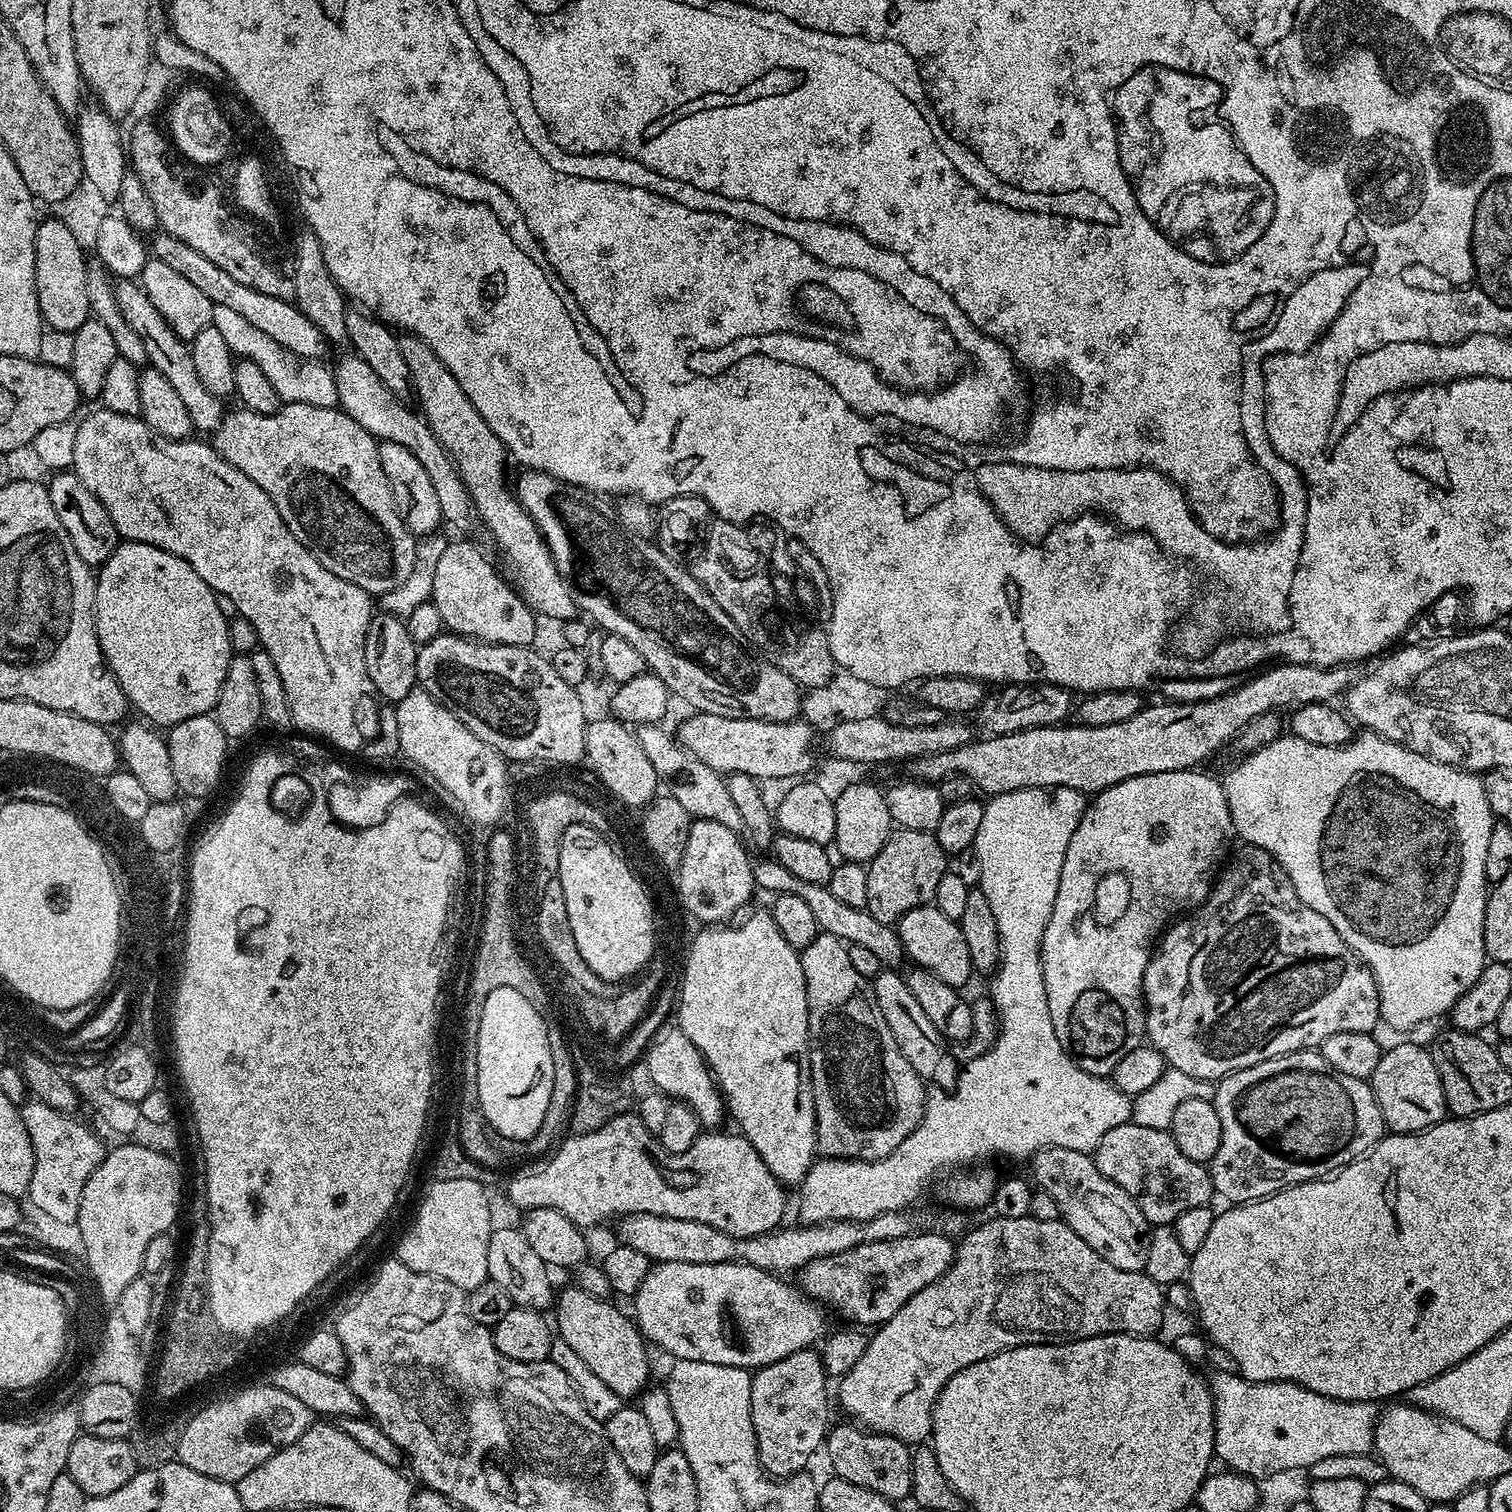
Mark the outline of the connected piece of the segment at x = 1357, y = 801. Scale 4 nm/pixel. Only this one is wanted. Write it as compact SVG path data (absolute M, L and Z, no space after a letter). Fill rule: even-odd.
M1364 730L1351 742L1339 744L1337 748L1334 746L1314 746L1314 742L1302 742L1302 738L1297 736L1281 734L1278 739L1266 746L1262 746L1257 752L1249 752L1243 758L1240 758L1240 761L1229 770L1228 777L1223 777L1222 783L1226 794L1226 802L1230 806L1230 818L1232 819L1235 835L1237 837L1240 835L1245 840L1243 842L1245 845L1261 848L1270 853L1282 866L1282 870L1286 870L1290 882L1294 882L1294 890L1298 890L1300 903L1310 906L1310 910L1318 910L1318 914L1322 914L1322 918L1326 918L1330 922L1330 926L1334 926L1334 930L1338 930L1338 934L1342 934L1344 941L1367 964L1378 986L1381 1021L1385 1025L1388 1023L1392 1028L1416 1028L1419 1024L1424 1024L1427 1020L1432 1020L1435 1016L1442 1015L1443 1012L1444 1015L1451 1013L1452 1007L1458 1002L1458 998L1462 998L1462 994L1466 994L1466 990L1470 990L1470 986L1474 986L1474 982L1478 982L1486 963L1484 955L1484 919L1486 918L1486 902L1490 891L1490 885L1486 878L1486 849L1488 849L1490 843L1490 830L1494 823L1494 817L1490 810L1490 802L1484 789L1483 779L1475 772L1463 772L1460 768L1451 768L1448 764L1431 760L1429 756L1423 756L1414 750L1410 750L1404 744L1396 744L1392 740L1385 740L1384 737L1377 736L1374 732Z

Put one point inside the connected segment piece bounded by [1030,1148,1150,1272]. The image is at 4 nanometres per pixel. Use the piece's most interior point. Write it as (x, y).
(1101, 1213)

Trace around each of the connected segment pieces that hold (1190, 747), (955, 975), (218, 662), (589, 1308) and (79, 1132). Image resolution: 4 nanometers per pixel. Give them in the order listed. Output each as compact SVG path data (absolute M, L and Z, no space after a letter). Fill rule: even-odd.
M1285 664L1265 667L1257 671L1245 684L1237 688L1229 687L1220 696L1209 700L1192 700L1188 704L1179 702L1149 703L1134 718L1126 718L1126 722L1114 722L1114 726L1082 726L1075 722L1065 723L1055 728L1031 728L1018 730L1005 736L988 736L980 740L973 739L971 744L963 744L960 748L946 750L929 756L919 756L911 765L911 775L925 782L939 782L947 776L964 776L973 789L988 792L989 797L1000 796L1003 792L1013 792L1023 788L1069 788L1085 794L1095 794L1114 786L1118 782L1126 782L1130 778L1138 778L1146 774L1159 772L1183 772L1195 769L1203 760L1208 760L1223 744L1231 745L1241 730L1251 720L1267 712L1287 709L1289 706L1301 704L1323 704L1335 701L1348 691L1354 679L1353 669L1348 666L1319 668L1313 664Z
M923 904L922 907L907 912L898 922L898 931L905 957L912 960L915 967L930 970L938 978L942 978L942 982L957 990L963 989L963 984L974 976L970 950L966 950L966 938L962 938L959 923L946 918L946 914L942 914L942 910L932 904Z
M133 540L120 542L117 543L116 549L110 554L108 561L99 565L98 575L96 576L96 637L100 643L104 660L114 674L114 678L124 692L129 705L135 711L137 708L145 716L141 716L145 721L151 722L156 726L161 726L160 724L171 726L182 722L186 718L194 718L195 716L211 713L215 709L216 699L222 690L222 682L226 678L226 670L230 666L234 655L230 638L228 637L230 620L228 616L224 617L224 612L220 609L219 603L221 604L221 601L218 599L217 593L213 592L206 582L202 582L202 578L198 578L198 574L194 574L194 566L190 566L182 558L178 558L158 546L150 546Z
M577 1286L559 1289L554 1300L554 1328L562 1339L574 1350L586 1366L594 1372L617 1396L639 1397L649 1387L648 1351L644 1335L636 1327L635 1319L611 1304L611 1299L595 1297Z
M40 1101L25 1103L21 1107L21 1116L35 1154L34 1174L26 1193L31 1207L43 1210L57 1221L75 1223L82 1190L90 1174L104 1160L106 1147L84 1123L76 1119L78 1117L54 1110Z

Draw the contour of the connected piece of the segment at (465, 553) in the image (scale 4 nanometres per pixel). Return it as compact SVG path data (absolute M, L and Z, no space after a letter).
M454 539L448 543L446 550L442 550L438 567L434 569L434 590L430 602L438 606L438 614L442 616L444 627L449 633L467 636L486 644L505 644L519 648L533 643L531 640L536 636L537 617L511 583L501 573L500 576L496 573L495 566L474 545Z

